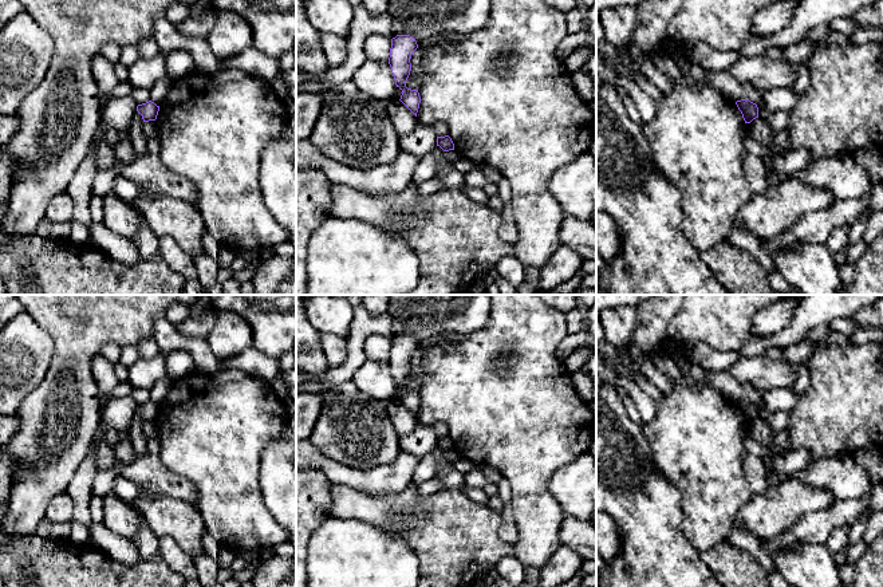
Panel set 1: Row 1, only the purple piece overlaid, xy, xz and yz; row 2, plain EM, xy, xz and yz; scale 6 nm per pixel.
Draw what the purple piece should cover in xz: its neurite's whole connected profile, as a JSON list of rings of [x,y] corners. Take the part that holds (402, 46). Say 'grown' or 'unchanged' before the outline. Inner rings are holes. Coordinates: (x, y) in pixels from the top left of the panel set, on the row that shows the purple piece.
unchanged | [[[397,35],[391,39],[389,64],[397,87],[402,90],[401,102],[417,117],[421,96],[418,90],[406,87],[411,71],[411,55],[418,48],[415,39],[410,35]]]

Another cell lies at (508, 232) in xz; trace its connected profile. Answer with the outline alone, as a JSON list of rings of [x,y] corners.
[[[502,177],[502,180],[497,184],[497,189],[498,189],[497,196],[504,204],[498,236],[502,241],[515,245],[517,241],[519,231],[515,224],[515,218],[512,216],[511,209],[512,189],[509,181],[505,177]]]

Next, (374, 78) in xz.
[[[366,59],[352,76],[352,82],[368,98],[381,102],[391,99],[397,90],[391,67],[383,60]]]

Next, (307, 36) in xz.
[[[296,0],[296,50],[322,47],[320,32],[305,16],[303,0]]]

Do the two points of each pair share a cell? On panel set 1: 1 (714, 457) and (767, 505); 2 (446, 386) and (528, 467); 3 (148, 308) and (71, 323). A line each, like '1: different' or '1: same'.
1: different
2: same
3: same

